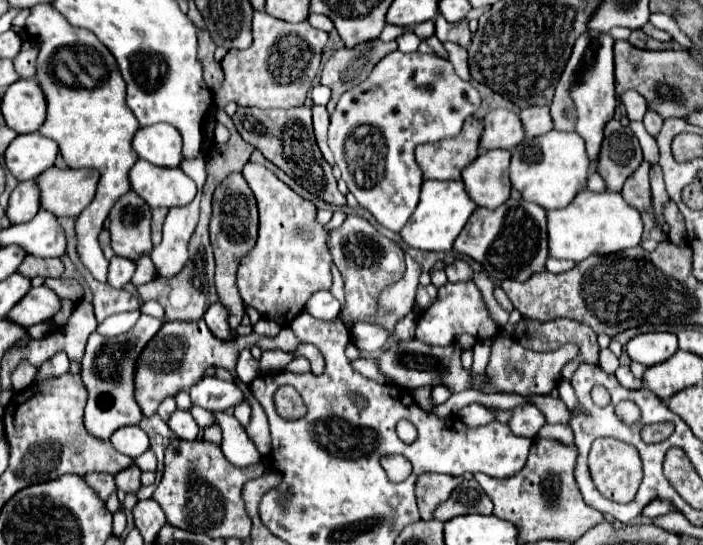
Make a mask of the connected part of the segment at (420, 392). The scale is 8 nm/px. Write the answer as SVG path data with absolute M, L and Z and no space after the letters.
M430 386L414 388L414 390L412 390L412 396L414 396L414 402L416 402L422 410L430 412L430 410L434 408L434 406L432 406L432 388L430 388Z

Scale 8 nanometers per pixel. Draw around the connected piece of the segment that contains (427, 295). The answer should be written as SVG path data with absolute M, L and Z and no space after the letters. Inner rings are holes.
M418 286L416 290L416 308L426 310L436 300L436 288L430 286Z

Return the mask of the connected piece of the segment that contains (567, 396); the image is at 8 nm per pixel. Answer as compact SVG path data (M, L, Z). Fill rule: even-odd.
M562 382L560 386L558 386L558 392L560 392L560 398L566 402L566 406L568 408L576 408L578 410L578 400L576 400L576 394L574 394L574 388L572 388L572 384L570 382Z

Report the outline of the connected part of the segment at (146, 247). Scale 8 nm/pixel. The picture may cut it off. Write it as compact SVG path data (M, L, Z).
M130 190L124 194L110 210L110 236L112 236L112 250L118 256L124 256L128 260L138 260L142 254L152 252L152 240L150 240L150 206L134 192Z

